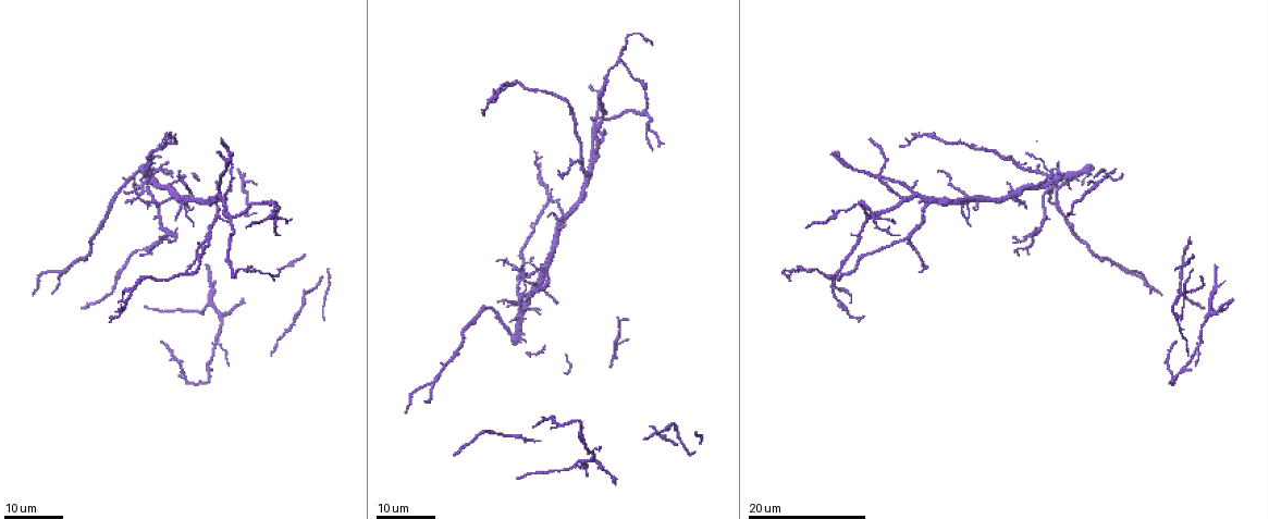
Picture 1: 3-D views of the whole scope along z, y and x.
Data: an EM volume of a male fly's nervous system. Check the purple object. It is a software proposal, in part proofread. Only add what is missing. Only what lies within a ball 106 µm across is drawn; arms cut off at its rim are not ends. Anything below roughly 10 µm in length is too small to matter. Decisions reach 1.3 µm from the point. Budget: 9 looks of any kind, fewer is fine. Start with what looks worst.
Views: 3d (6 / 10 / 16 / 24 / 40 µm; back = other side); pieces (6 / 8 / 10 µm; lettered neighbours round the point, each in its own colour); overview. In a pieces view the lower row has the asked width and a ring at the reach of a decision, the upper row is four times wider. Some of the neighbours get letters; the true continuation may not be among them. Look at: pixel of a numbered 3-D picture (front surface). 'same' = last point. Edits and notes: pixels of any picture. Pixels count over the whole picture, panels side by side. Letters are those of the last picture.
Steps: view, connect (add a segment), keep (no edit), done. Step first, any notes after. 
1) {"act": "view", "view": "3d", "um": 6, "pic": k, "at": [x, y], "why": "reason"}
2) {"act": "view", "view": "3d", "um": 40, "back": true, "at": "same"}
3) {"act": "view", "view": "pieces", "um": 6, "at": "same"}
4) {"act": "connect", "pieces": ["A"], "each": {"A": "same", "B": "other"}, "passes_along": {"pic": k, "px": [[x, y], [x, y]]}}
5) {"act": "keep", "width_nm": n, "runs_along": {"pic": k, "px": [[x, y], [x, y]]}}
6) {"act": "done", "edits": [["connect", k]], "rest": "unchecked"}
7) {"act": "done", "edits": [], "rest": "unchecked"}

{"act": "view", "view": "3d", "um": 24, "pic": 1, "at": [532, 426], "why": "tapers out"}

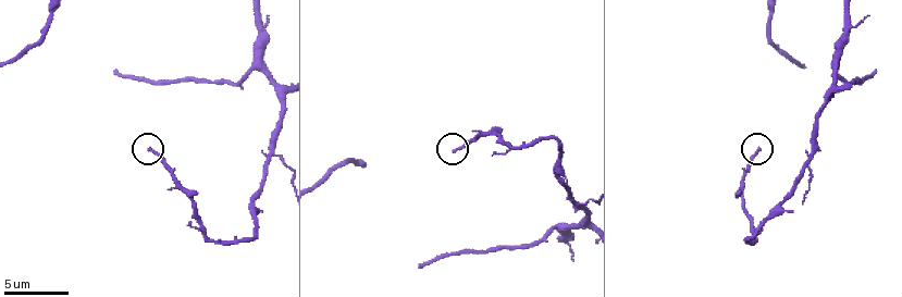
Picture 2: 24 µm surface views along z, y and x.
{"act": "view", "view": "pieces", "um": 6, "pic": 2, "at": [760, 149], "why": "what lies round it"}

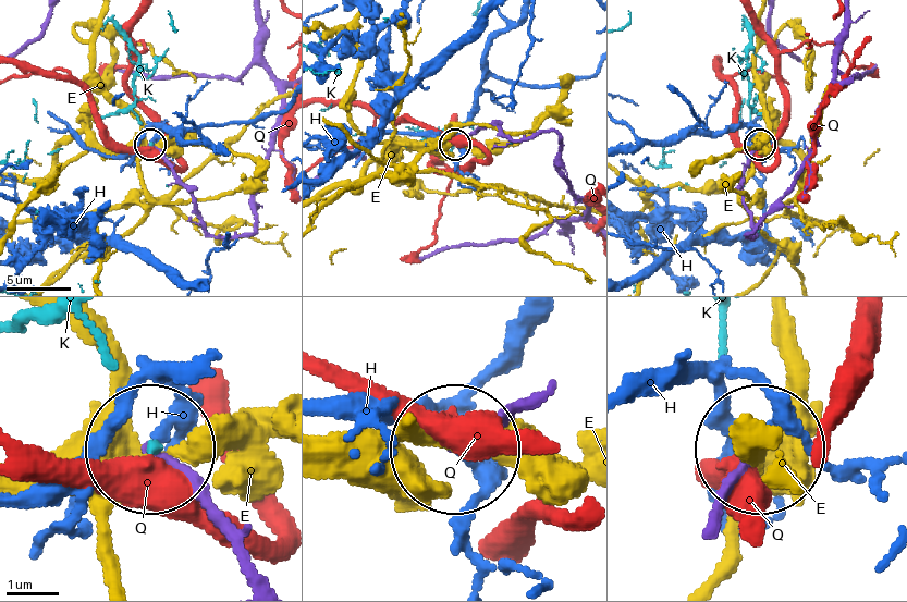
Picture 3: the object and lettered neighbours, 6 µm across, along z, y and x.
{"act": "keep", "each": {"E": "other", "H": "other", "K": "other", "Q": "other"}, "runs_along": {"pic": 3, "px": [[264, 574], [151, 449]]}, "found": "none of them fits"}

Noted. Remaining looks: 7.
{"act": "view", "view": "3d", "um": 16, "pic": 1, "at": [1052, 177], "why": "an open end"}

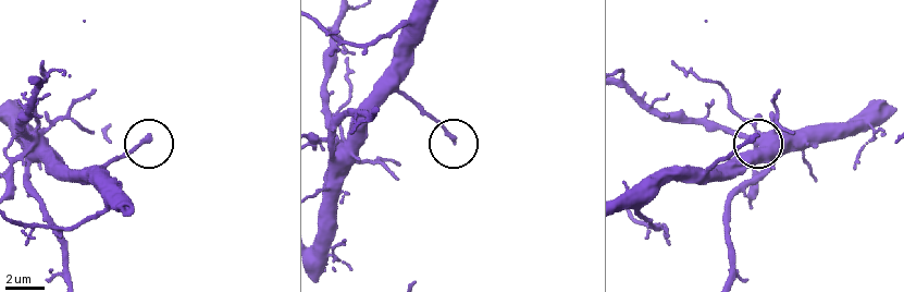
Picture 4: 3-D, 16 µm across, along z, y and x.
{"act": "view", "view": "pieces", "um": 8, "pic": 4, "at": [148, 134]}

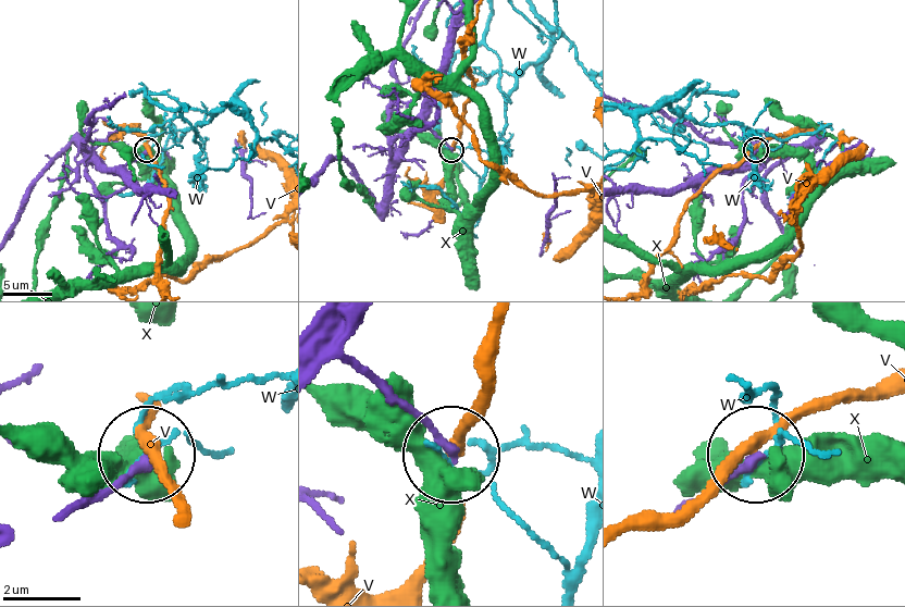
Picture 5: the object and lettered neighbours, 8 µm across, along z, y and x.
{"act": "keep", "each": {"V": "other", "W": "other", "X": "other"}, "found": "no lettered segment goes on from it"}

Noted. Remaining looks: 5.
{"act": "view", "view": "3d", "um": 16, "pic": 1, "at": [1175, 270], "why": "end of a long branch"}

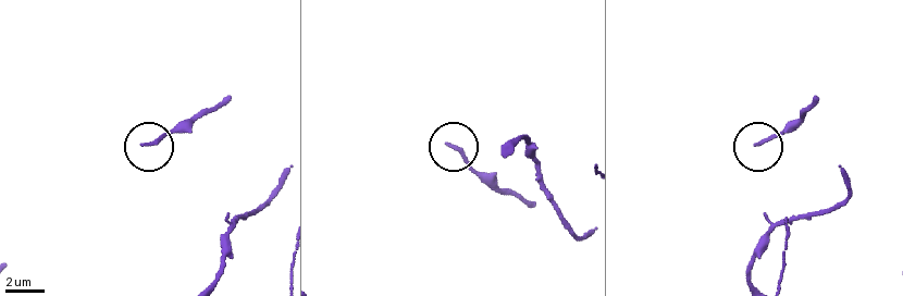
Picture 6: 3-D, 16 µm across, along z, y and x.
{"act": "view", "view": "pieces", "um": 10, "pic": 6, "at": [145, 143]}

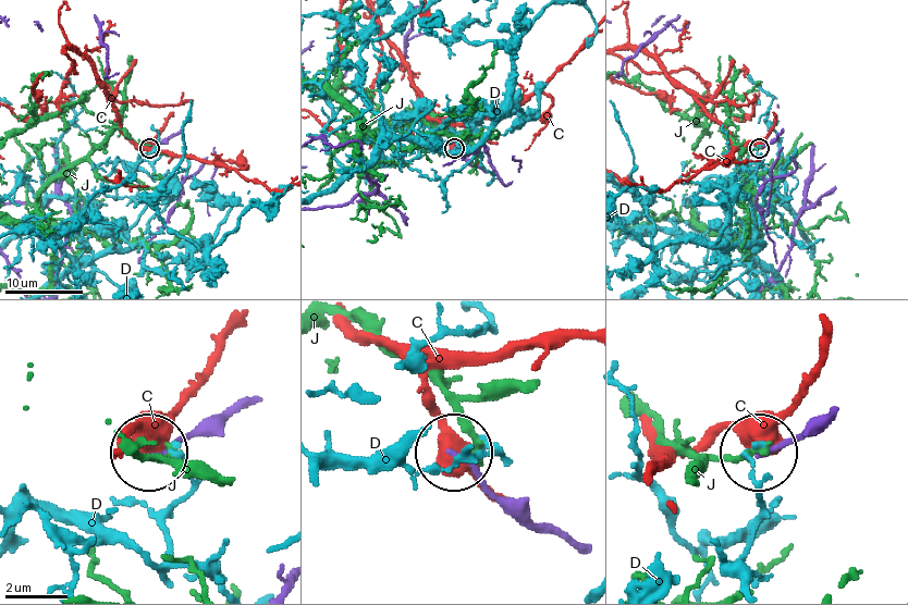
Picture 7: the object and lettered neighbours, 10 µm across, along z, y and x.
{"act": "keep", "each": {"C": "other", "D": "other", "J": "other"}, "found": "none of them fits"}

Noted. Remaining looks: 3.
{"act": "view", "view": "3d", "um": 24, "pic": 1, "at": [482, 116], "why": "an open end"}

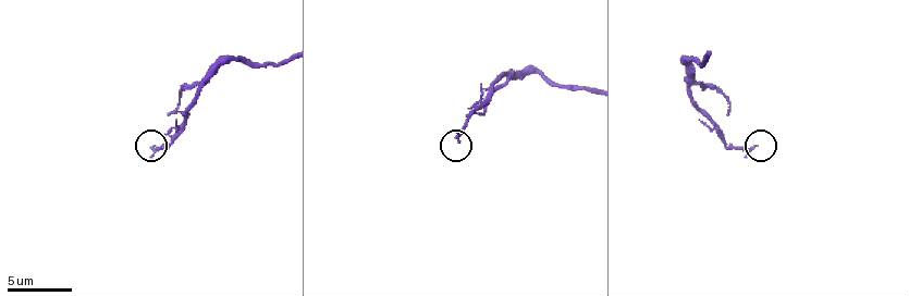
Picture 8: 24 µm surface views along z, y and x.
{"act": "view", "view": "pieces", "um": 10, "pic": 8, "at": [155, 145]}

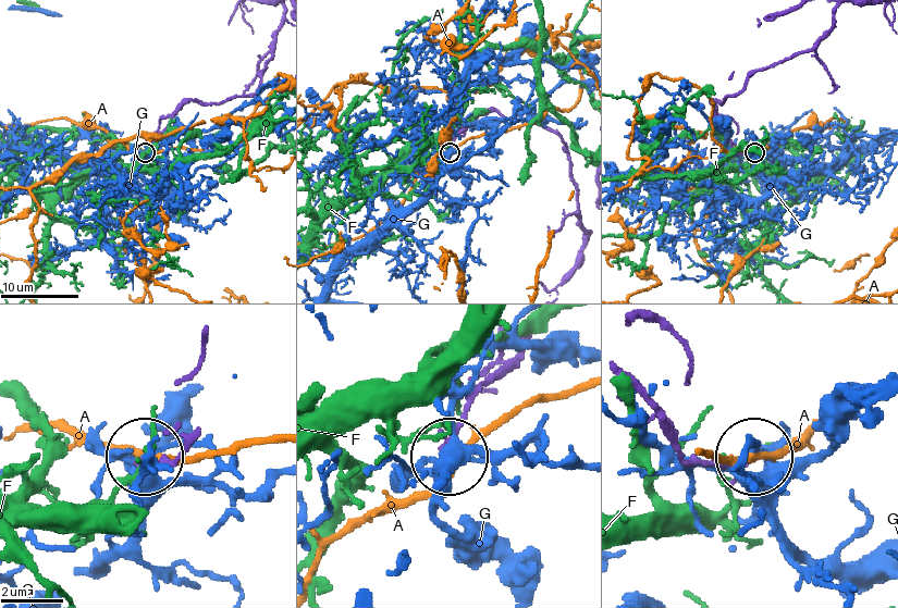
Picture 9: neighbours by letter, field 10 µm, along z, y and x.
{"act": "keep", "width_nm": 80, "each": {"A": "other", "F": "other", "G": "other"}, "found": "none of them fits"}

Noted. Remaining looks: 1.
{"act": "done", "edits": [], "rest": "unchecked"}

